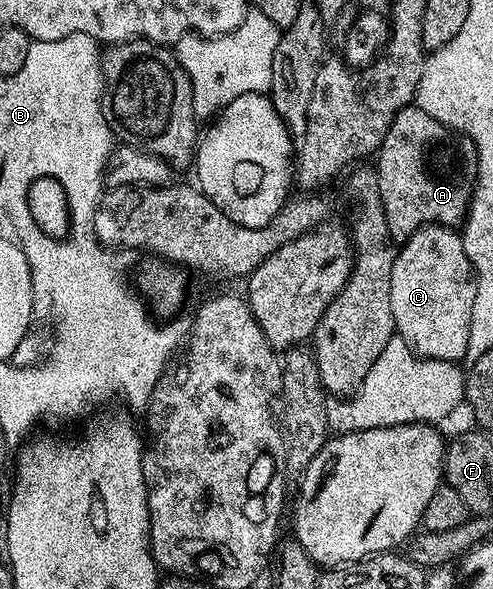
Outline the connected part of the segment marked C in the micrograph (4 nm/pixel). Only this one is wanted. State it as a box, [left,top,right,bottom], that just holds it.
[389,224,475,361]

